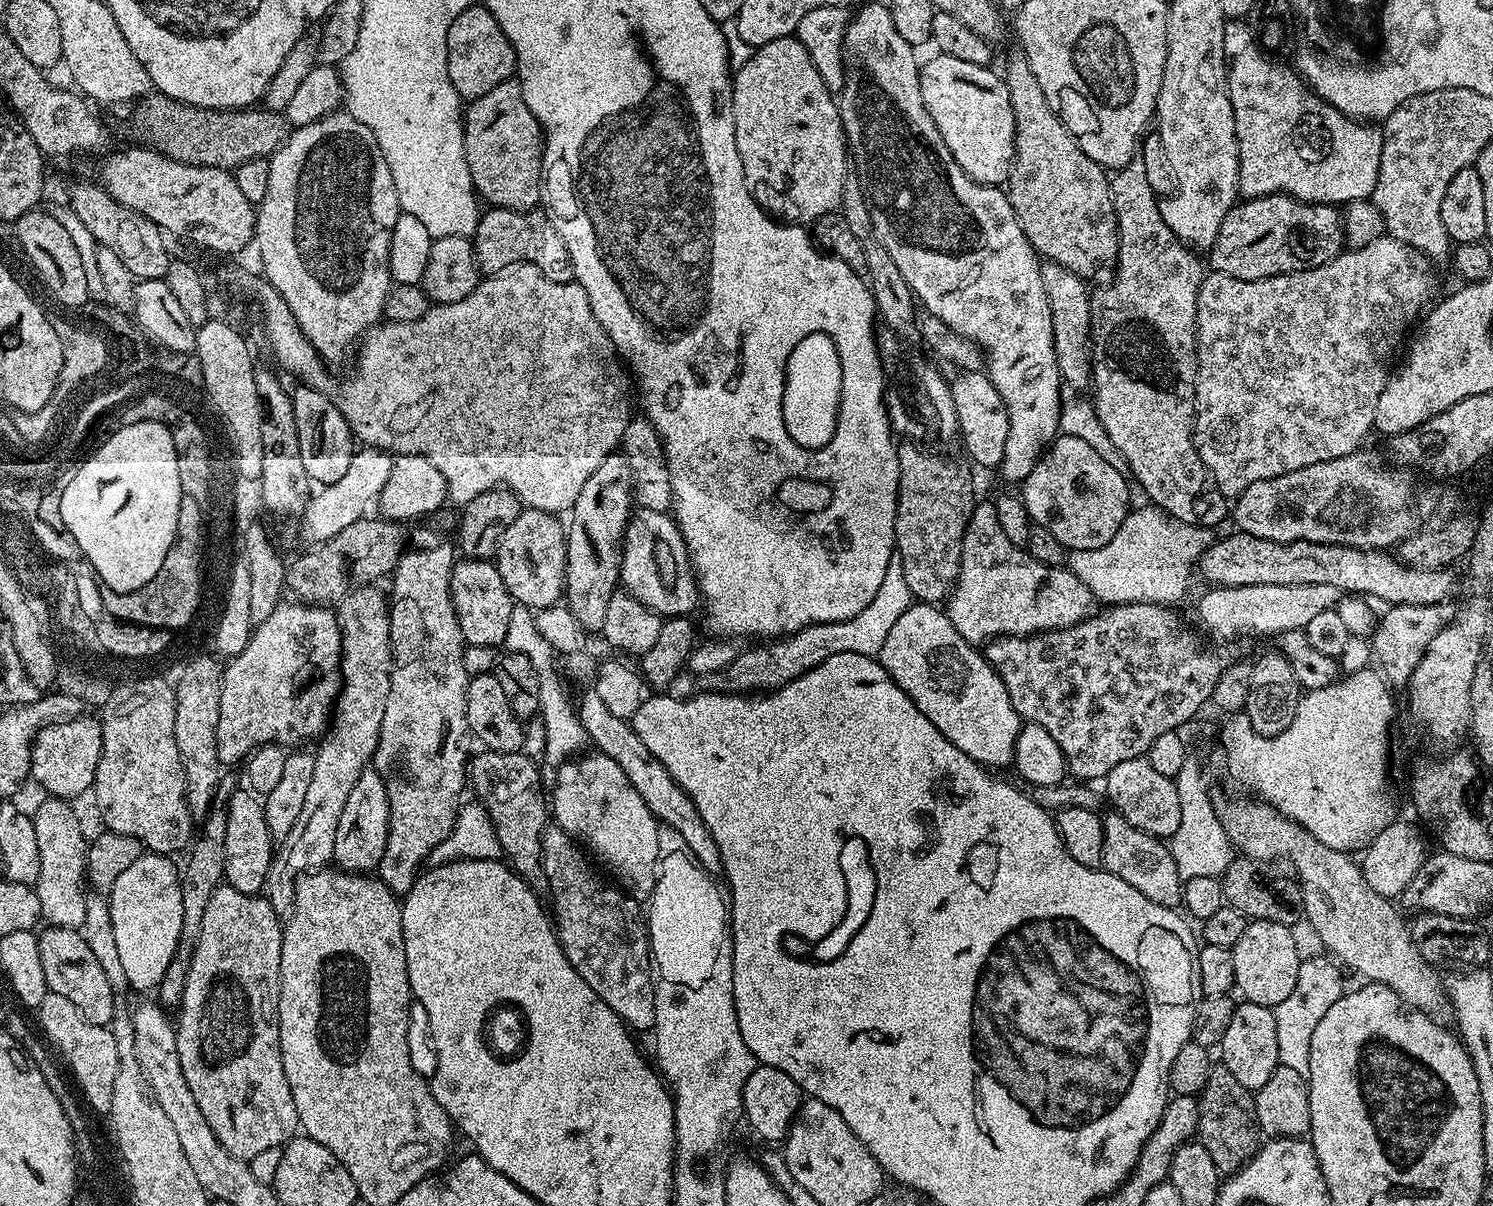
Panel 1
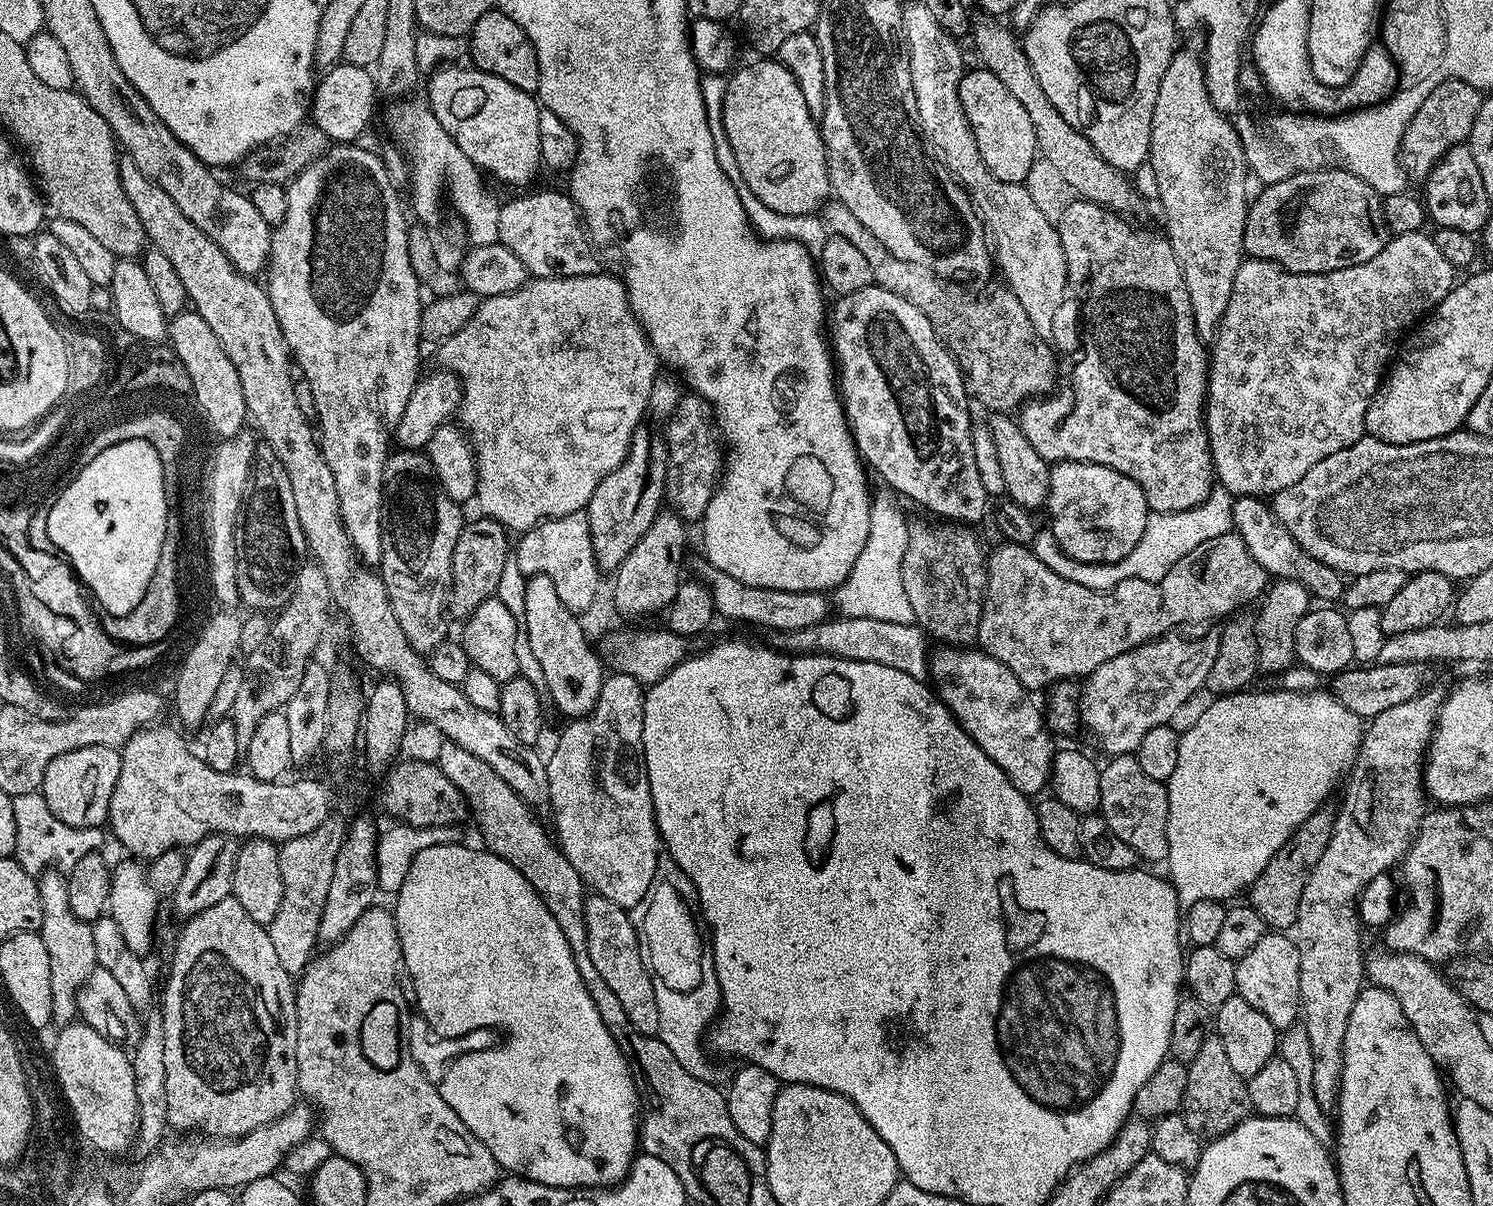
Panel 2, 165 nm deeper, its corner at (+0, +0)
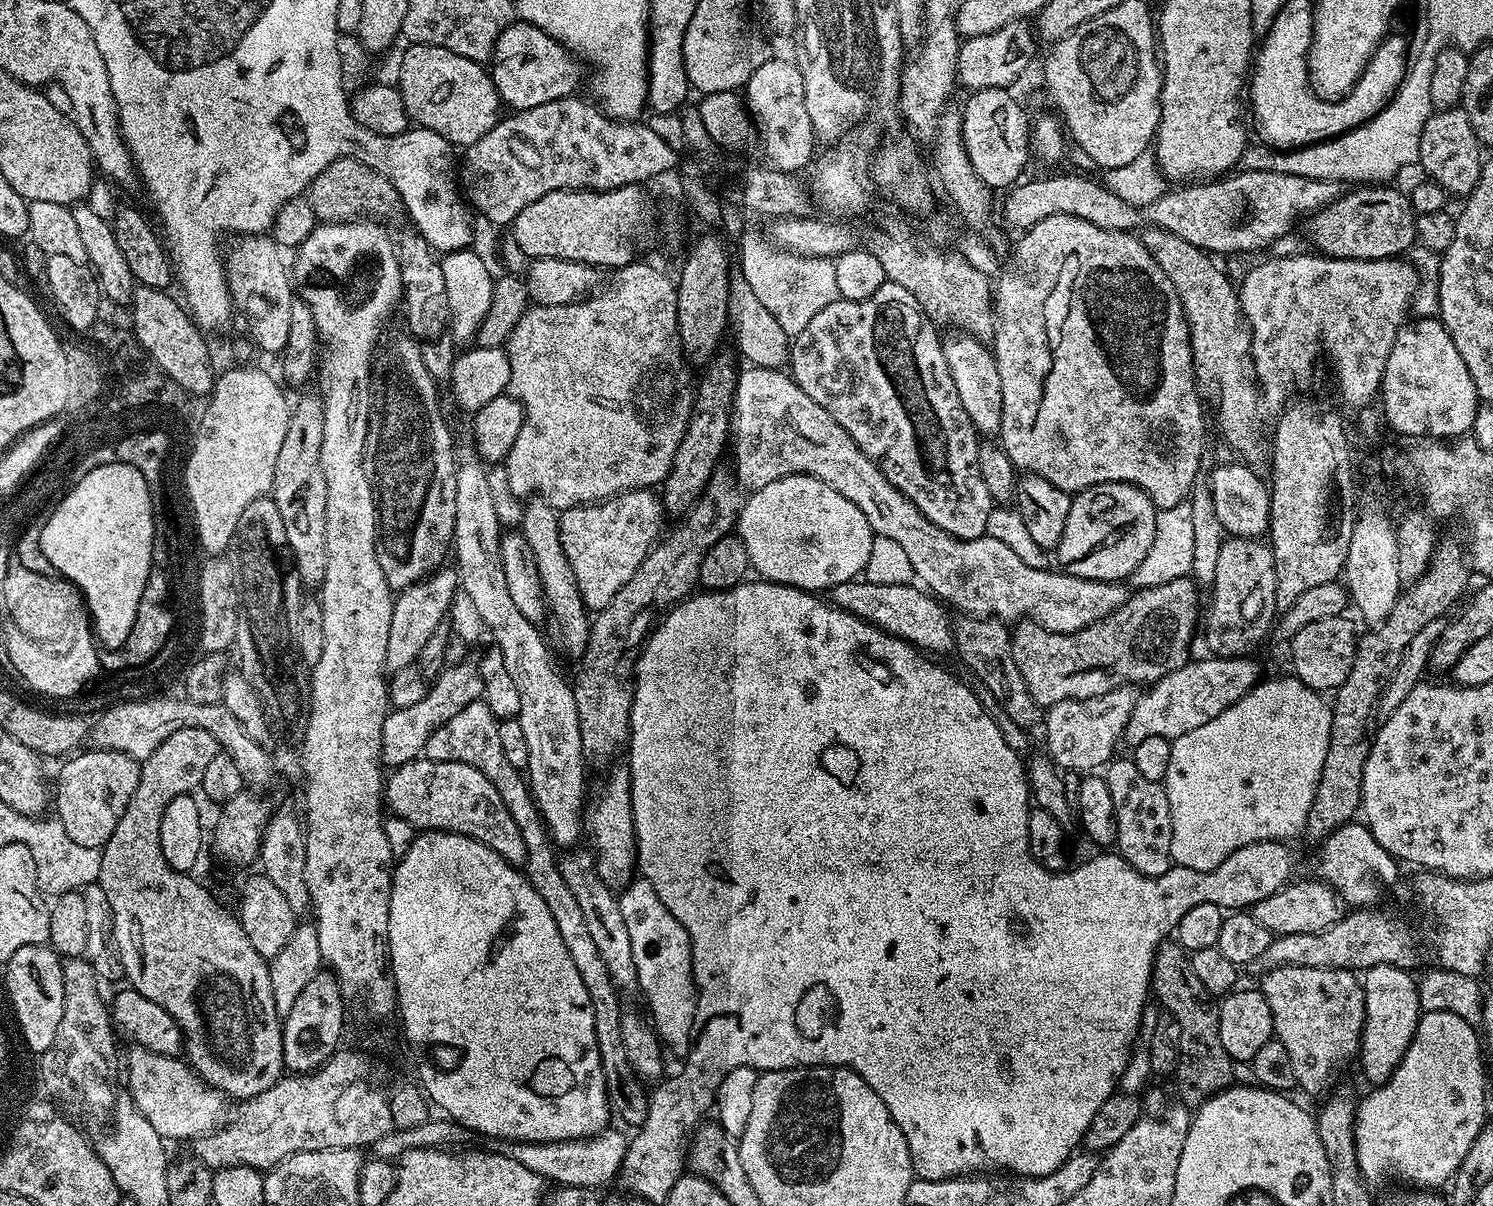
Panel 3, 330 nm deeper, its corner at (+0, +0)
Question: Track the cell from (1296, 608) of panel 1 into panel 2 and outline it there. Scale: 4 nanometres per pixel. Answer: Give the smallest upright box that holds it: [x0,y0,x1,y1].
[1079,634,1220,757]

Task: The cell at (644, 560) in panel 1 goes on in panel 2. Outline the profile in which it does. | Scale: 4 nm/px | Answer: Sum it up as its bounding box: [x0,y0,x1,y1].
[695,558,830,634]

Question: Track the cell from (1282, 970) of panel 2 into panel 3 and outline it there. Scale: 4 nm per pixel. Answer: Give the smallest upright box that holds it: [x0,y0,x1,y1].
[1258,966,1366,1096]

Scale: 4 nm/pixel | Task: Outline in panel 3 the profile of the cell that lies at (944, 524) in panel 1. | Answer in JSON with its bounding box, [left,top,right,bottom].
[954,618,1042,730]

